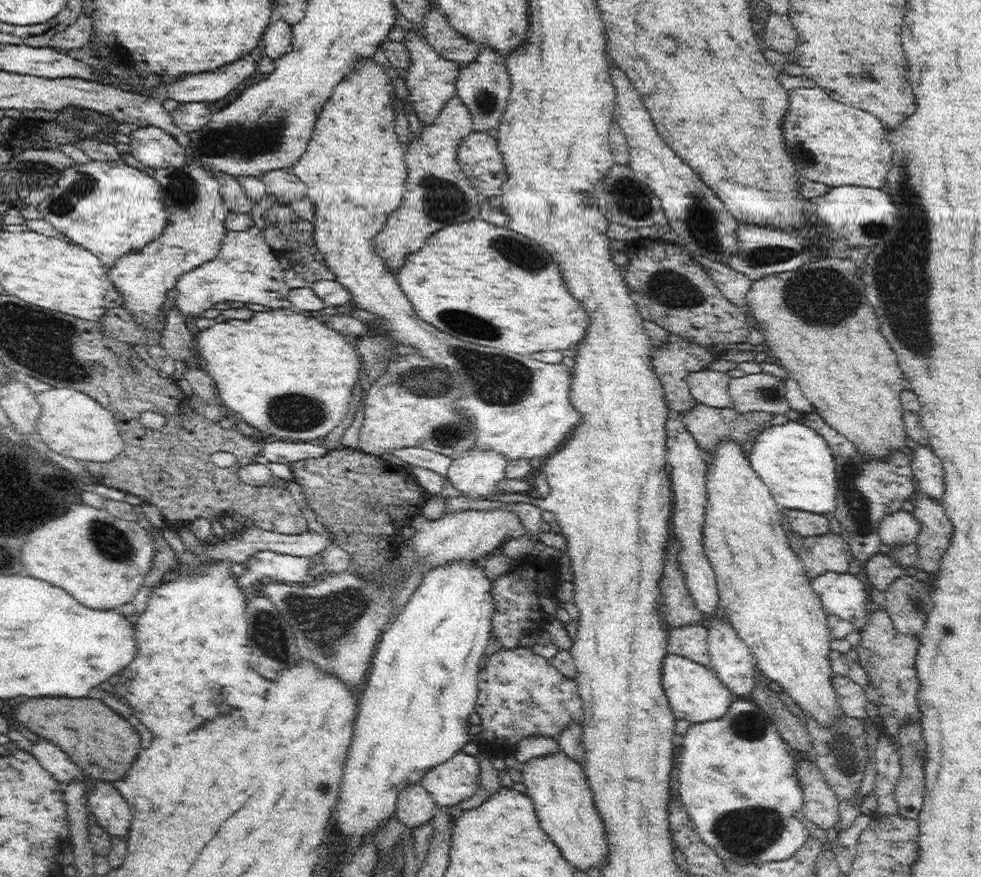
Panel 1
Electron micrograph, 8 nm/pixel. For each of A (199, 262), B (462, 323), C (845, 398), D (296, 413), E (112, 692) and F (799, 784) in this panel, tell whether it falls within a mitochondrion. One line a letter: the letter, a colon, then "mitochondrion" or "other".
A: other
B: mitochondrion
C: other
D: mitochondrion
E: other
F: other

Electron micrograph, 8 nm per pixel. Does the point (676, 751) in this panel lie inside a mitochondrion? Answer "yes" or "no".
no

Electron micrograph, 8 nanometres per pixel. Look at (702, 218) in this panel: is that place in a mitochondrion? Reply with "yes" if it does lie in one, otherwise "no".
yes

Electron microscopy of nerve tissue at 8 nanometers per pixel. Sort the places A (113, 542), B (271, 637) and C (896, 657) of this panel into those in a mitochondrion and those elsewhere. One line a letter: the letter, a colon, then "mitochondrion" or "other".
A: mitochondrion
B: mitochondrion
C: other

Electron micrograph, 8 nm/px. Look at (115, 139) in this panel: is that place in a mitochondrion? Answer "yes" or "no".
no

